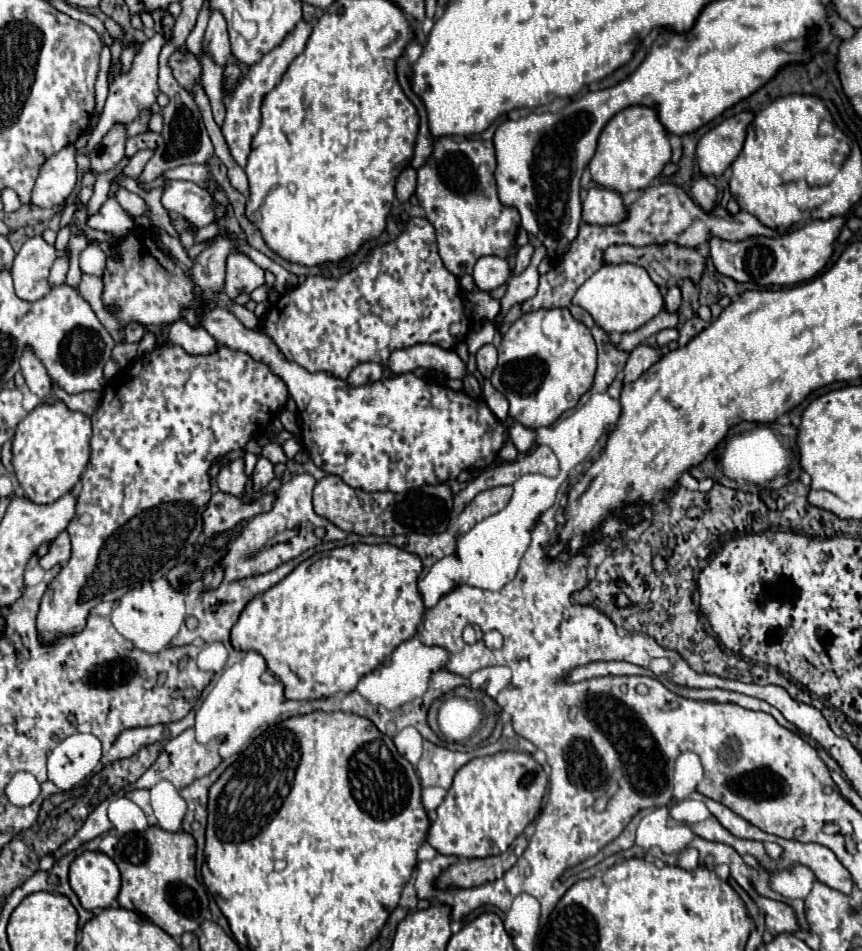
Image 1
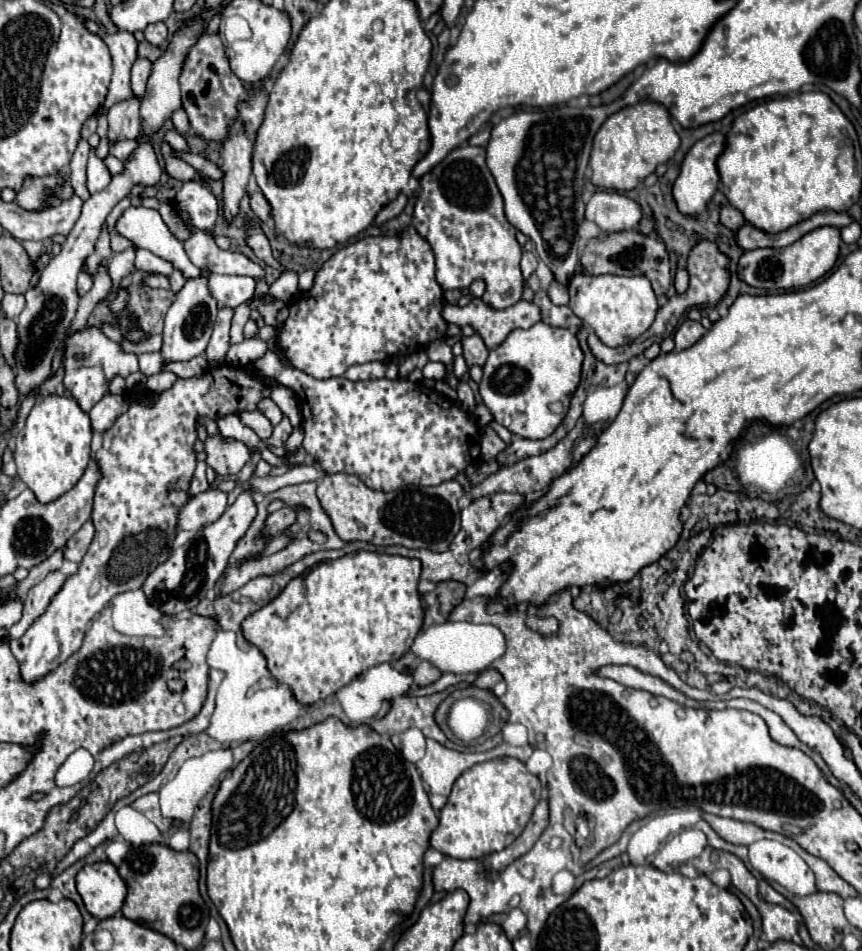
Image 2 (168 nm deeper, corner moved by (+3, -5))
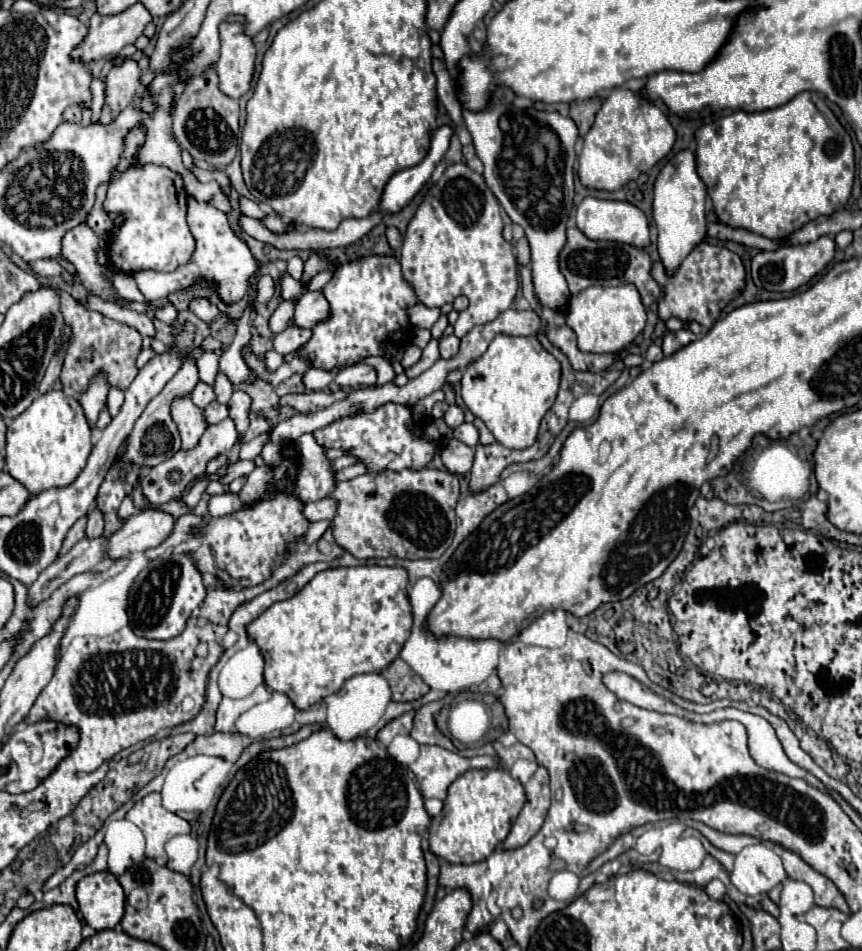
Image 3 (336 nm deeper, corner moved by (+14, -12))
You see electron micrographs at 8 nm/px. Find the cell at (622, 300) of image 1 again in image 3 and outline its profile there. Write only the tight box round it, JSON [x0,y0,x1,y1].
[566,284,646,354]

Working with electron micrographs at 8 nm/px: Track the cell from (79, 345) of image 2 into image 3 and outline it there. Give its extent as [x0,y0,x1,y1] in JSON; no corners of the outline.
[78,374,108,426]

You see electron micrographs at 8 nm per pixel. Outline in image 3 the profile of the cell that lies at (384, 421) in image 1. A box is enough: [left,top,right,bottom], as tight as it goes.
[314,404,434,472]

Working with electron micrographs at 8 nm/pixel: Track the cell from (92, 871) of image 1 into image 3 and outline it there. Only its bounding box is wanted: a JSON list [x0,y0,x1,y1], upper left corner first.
[76,872,126,930]

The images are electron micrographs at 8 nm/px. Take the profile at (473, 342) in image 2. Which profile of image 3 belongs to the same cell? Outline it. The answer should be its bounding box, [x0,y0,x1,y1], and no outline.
[438,334,460,358]

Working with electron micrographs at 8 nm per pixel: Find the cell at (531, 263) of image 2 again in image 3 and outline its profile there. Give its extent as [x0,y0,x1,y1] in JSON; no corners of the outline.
[516,238,530,264]

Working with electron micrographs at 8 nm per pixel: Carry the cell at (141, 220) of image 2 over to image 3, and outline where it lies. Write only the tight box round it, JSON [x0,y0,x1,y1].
[192,300,220,324]

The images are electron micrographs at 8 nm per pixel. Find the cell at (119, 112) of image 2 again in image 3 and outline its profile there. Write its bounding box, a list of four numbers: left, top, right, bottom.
[106,58,142,116]

